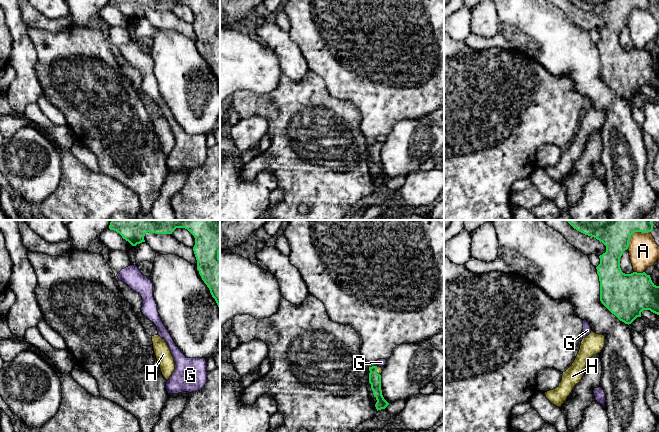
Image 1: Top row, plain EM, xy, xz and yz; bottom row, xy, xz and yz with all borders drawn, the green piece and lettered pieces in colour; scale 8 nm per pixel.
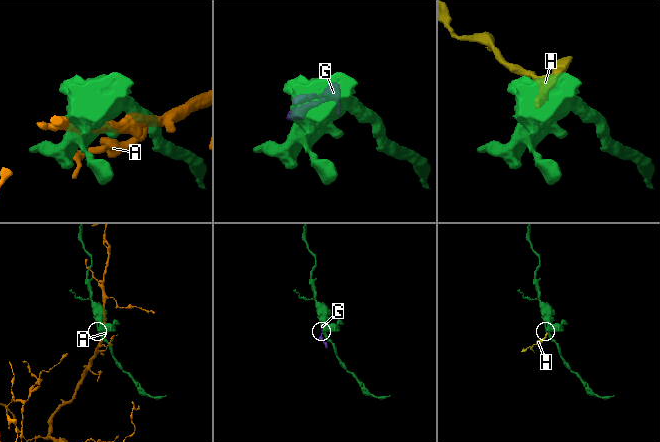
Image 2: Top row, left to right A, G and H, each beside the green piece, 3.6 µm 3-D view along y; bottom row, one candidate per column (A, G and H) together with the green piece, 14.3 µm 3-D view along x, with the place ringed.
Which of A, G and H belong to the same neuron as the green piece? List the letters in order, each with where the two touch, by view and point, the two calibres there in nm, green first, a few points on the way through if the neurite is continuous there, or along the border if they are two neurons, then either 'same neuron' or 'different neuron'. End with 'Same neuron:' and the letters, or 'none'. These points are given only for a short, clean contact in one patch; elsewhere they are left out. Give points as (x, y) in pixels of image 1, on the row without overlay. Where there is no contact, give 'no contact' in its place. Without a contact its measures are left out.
A: yz (634, 8) | 220/240 nm | different neuron
G: xz (375, 142) | 100/60 nm | along xz (372, 141), (377, 142) | different neuron
H: xz (376, 147) | 100/50 nm | across xz (374, 154), (376, 147), (379, 146) | same neuron
Same neuron: H

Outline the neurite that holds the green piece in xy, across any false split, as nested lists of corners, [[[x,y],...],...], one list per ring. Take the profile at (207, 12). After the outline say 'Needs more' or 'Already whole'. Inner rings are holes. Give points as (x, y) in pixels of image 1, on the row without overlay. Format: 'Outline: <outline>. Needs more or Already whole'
Outline: [[[110,0],[132,22],[145,18],[146,9],[172,10],[176,4],[187,5],[195,14],[193,27],[197,46],[210,66],[220,87],[220,0]]]. Already whole

